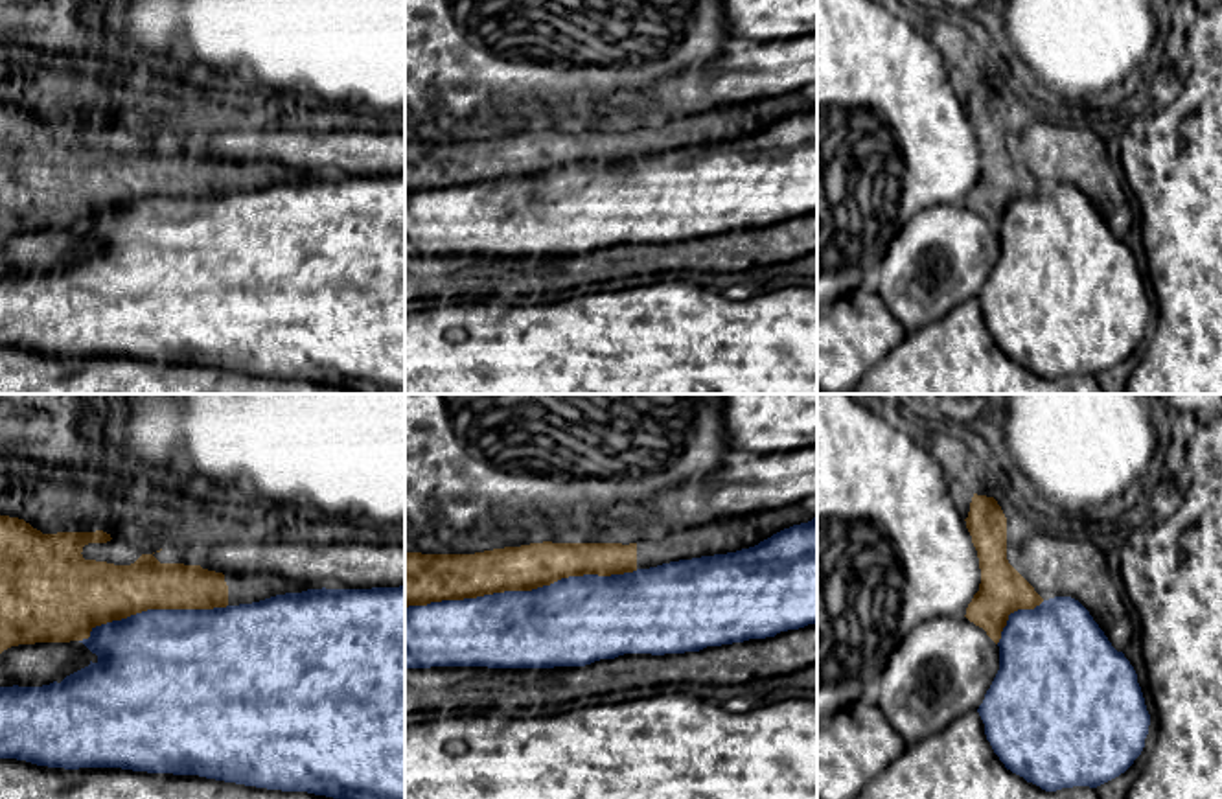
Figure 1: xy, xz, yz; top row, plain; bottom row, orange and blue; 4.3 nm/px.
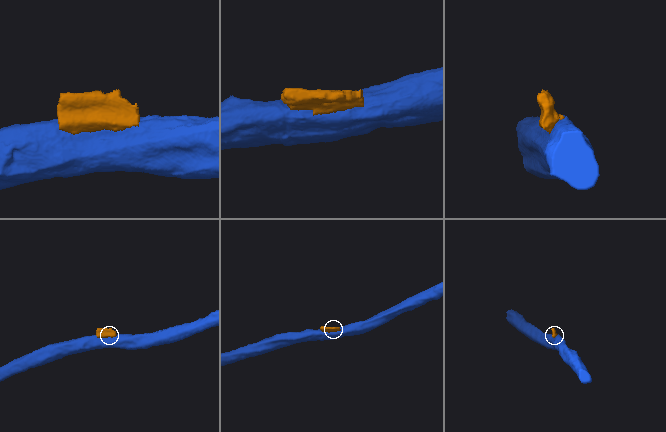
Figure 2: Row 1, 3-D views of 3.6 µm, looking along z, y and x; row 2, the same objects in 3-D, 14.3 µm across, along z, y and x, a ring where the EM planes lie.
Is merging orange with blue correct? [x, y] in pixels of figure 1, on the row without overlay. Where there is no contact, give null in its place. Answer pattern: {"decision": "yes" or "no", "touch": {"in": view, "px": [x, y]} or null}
{"decision": "no", "touch": {"in": "xz", "px": [521, 177]}}

